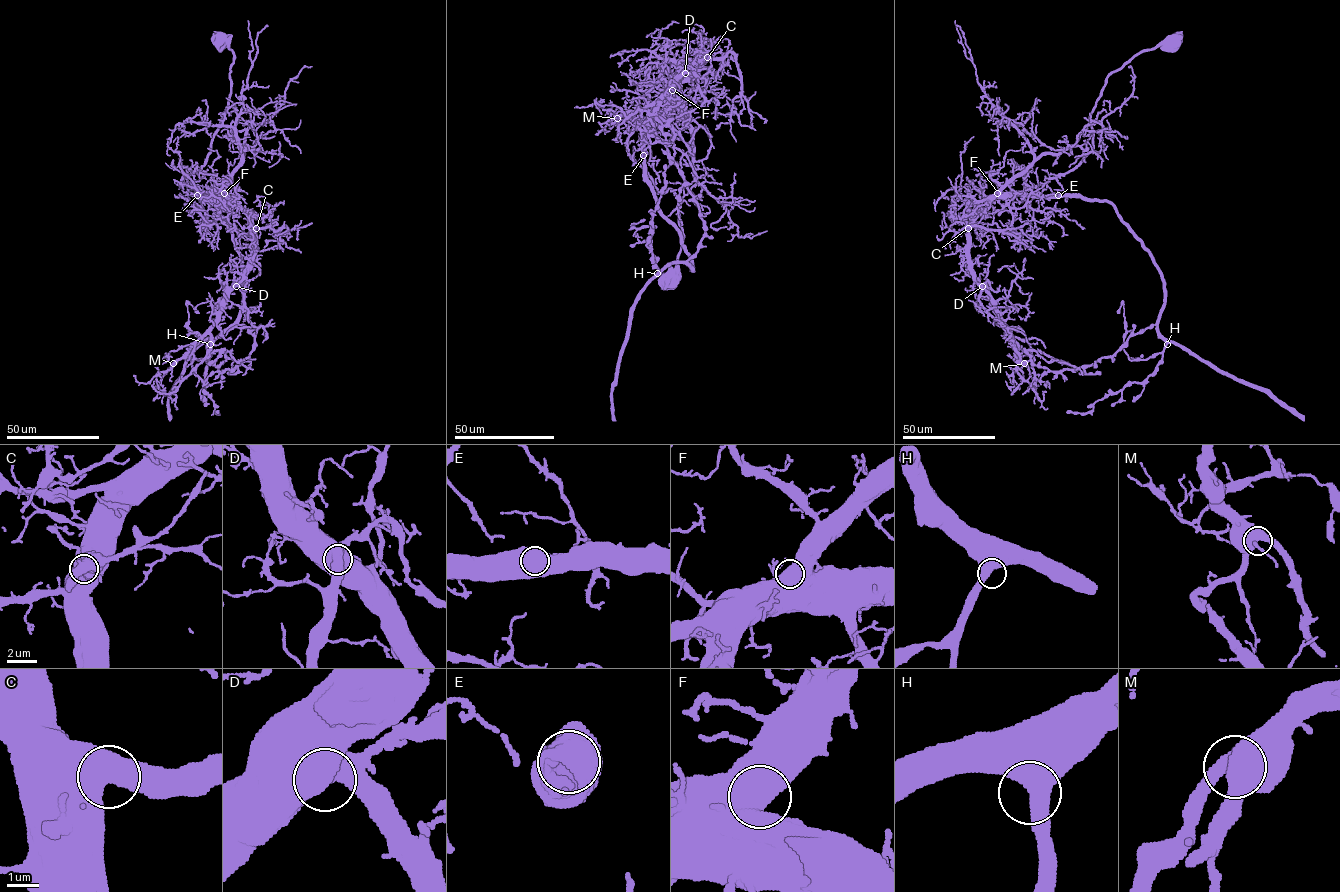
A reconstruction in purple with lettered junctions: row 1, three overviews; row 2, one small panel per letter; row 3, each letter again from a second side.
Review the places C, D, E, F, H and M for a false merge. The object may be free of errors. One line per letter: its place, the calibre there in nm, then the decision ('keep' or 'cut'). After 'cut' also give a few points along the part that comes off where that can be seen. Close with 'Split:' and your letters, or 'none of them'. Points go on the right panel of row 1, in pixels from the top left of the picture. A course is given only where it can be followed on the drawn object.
C: place (968, 228); calibre 650 nm; keep
D: place (982, 286); calibre 650 nm; keep
E: place (1058, 195); calibre 900 nm; keep
F: place (997, 193); calibre 800 nm; keep
H: place (1167, 344); calibre 550 nm; keep
M: place (1024, 363); calibre 600 nm; keep
Split: none of them

